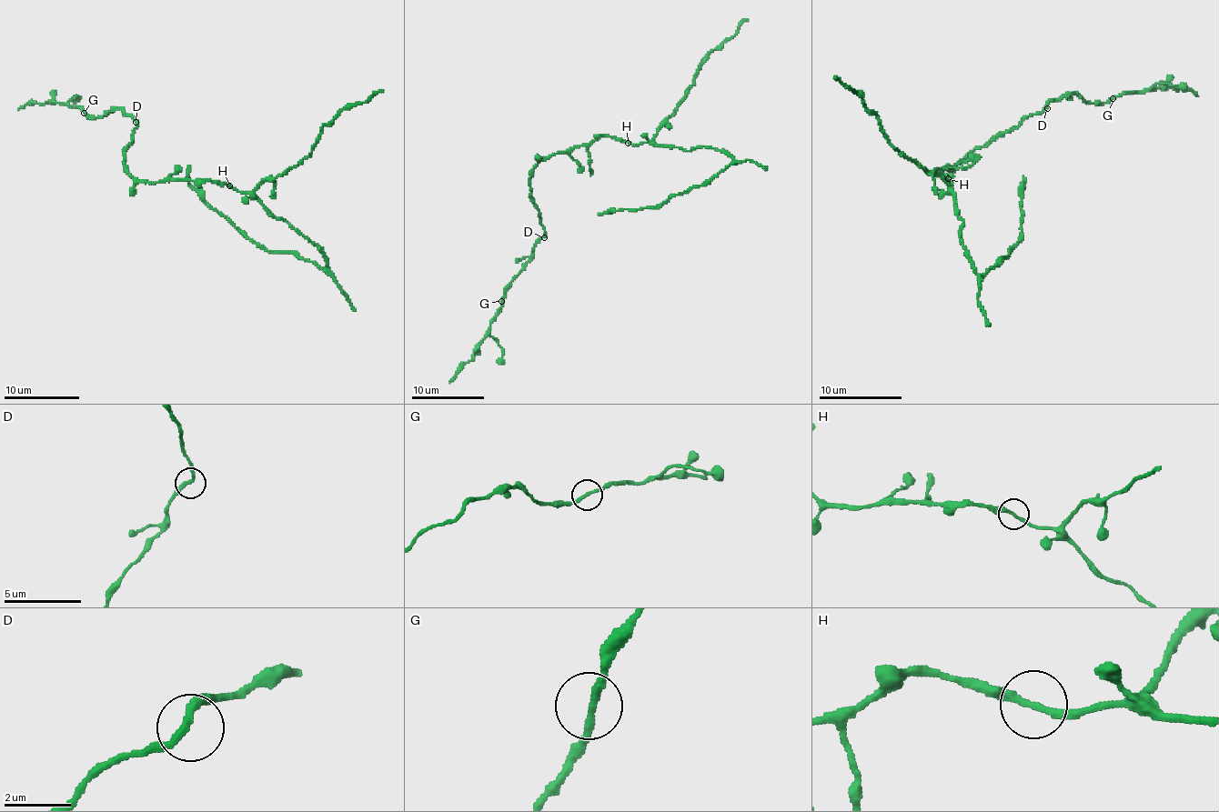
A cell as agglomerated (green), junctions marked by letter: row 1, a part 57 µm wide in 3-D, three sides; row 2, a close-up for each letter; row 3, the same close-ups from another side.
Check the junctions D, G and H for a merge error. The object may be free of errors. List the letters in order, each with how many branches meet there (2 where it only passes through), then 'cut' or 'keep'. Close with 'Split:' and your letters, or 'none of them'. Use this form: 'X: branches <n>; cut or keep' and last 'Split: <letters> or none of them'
D: branches 2; keep
G: branches 2; keep
H: branches 2; keep
Split: none of them

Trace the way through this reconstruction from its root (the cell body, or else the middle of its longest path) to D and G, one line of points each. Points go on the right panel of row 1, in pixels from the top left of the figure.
D: (941, 169), (953, 168), (976, 148), (986, 146), (1011, 132), (1025, 118), (1047, 108)
G: (941, 169), (953, 168), (1051, 101), (1075, 94), (1088, 104), (1113, 98)

